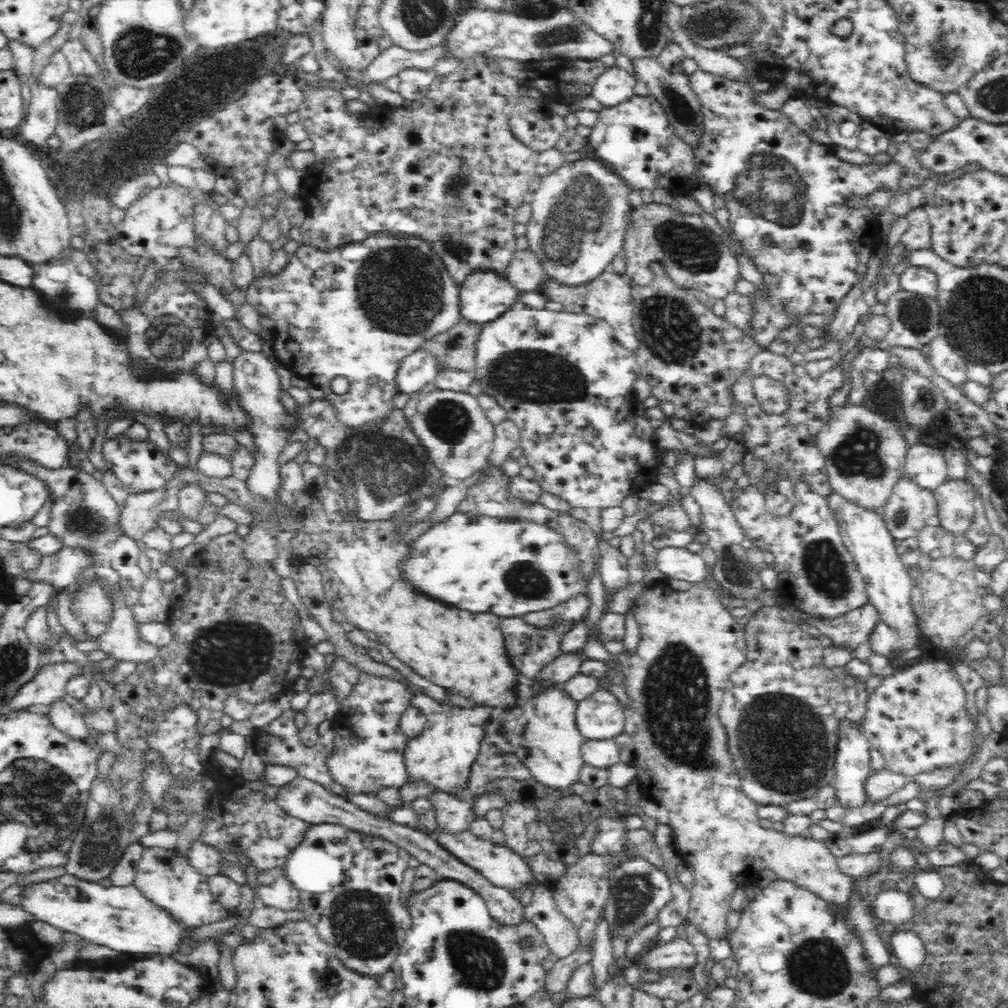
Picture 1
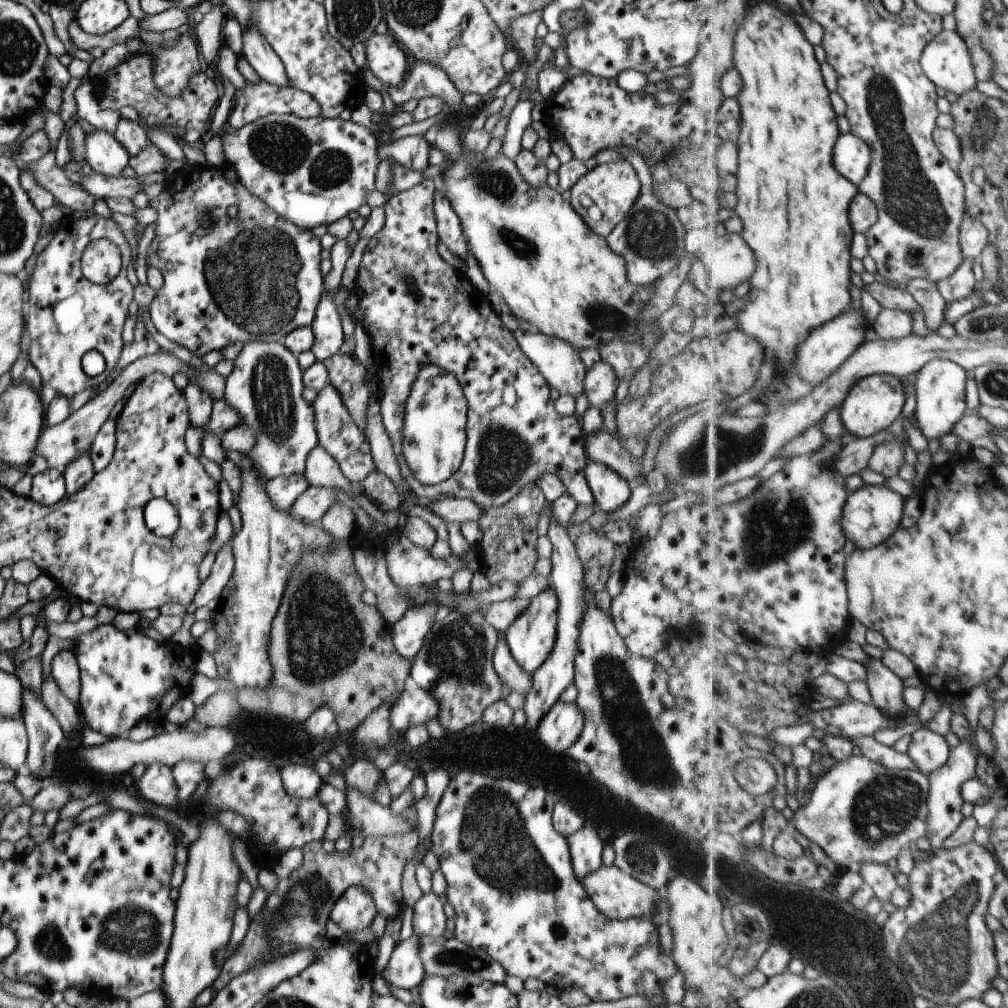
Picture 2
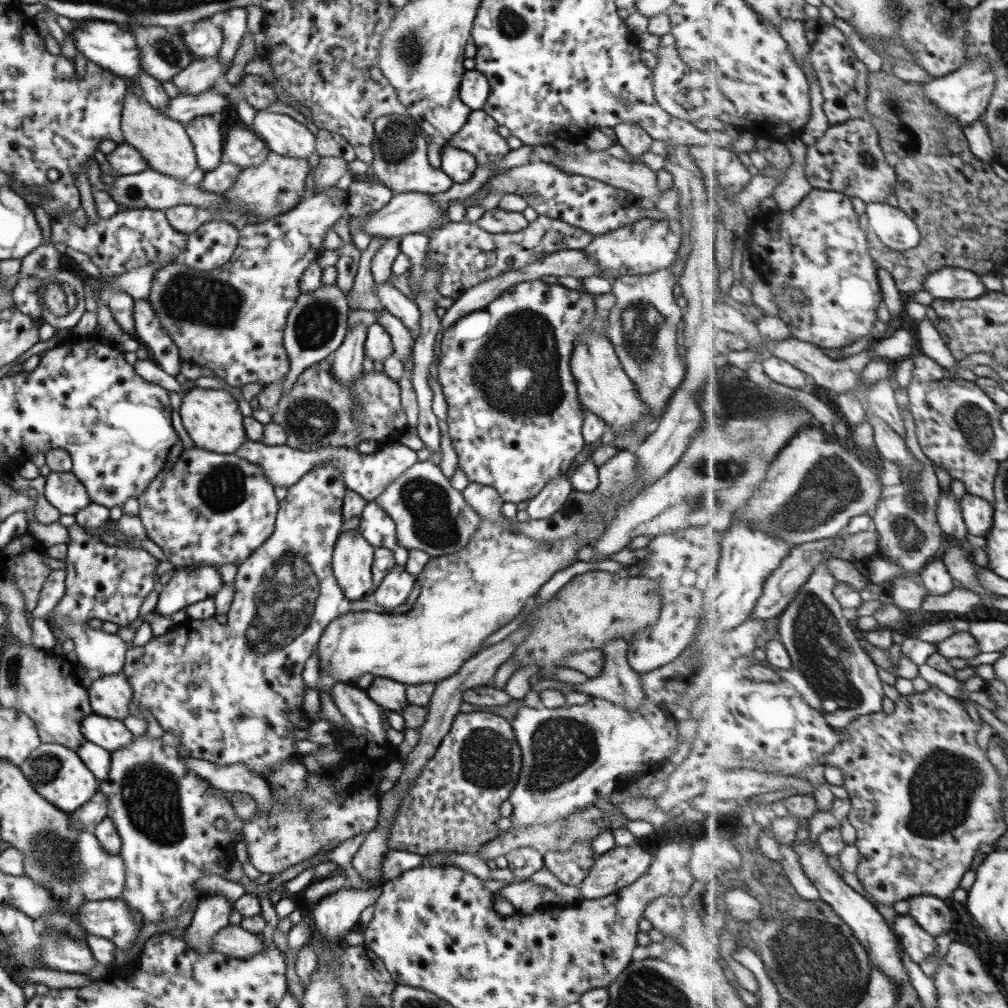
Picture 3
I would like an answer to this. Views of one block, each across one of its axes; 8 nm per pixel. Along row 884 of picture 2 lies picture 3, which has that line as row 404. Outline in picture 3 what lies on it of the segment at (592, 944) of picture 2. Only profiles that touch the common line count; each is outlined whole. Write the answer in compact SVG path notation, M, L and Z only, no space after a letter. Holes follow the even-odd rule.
M541 280L519 282L515 286L507 288L497 298L491 300L487 306L479 311L475 310L457 318L453 325L447 327L440 340L439 358L437 368L437 381L440 384L445 403L447 403L446 424L448 426L448 436L450 443L458 458L455 466L463 470L468 482L479 483L485 486L491 486L497 491L503 502L512 502L516 504L533 498L552 478L567 475L572 469L573 458L581 452L585 443L580 433L583 416L583 407L579 403L576 392L576 384L569 368L569 359L575 347L575 339L583 333L589 331L593 326L593 331L599 331L605 335L607 319L599 317L595 312L595 306L592 305L592 299L597 296L585 292L568 290L561 285L543 284Z

